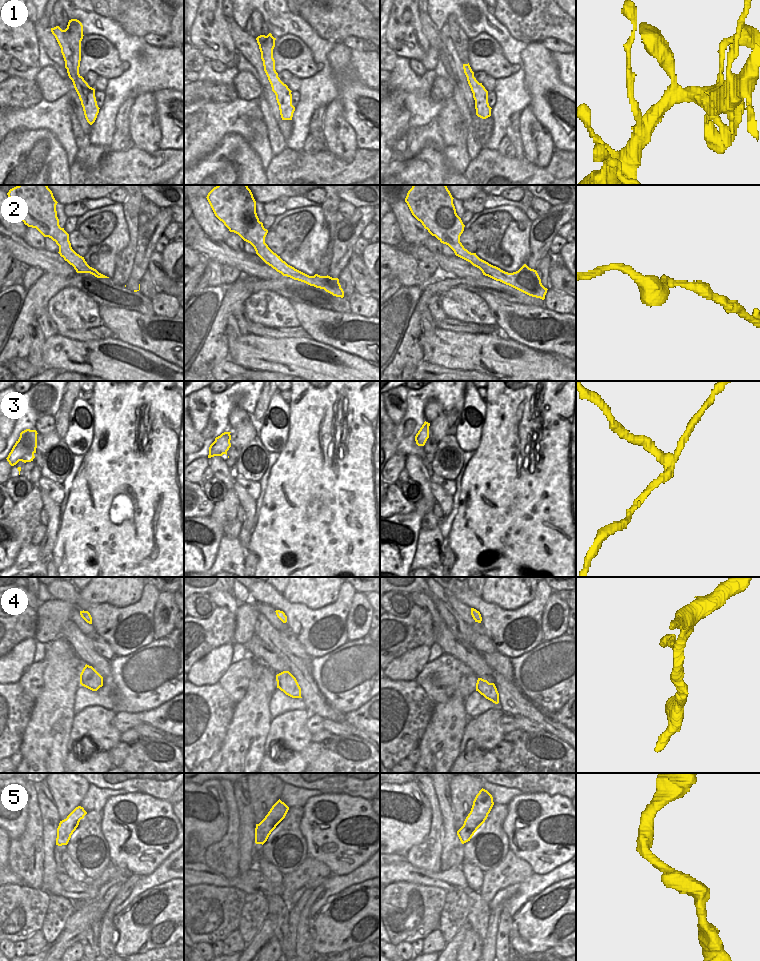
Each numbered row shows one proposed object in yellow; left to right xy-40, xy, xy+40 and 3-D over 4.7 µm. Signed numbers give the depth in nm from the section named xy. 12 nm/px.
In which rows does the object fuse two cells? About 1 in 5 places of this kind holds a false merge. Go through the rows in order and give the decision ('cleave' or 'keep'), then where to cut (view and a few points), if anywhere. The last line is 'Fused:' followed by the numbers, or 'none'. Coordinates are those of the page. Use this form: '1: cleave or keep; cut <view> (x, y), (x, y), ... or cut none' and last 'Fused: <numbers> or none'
1: keep; cut none
2: keep; cut none
3: cleave; cut xy-40 (18, 440), (29, 450), (19, 460)
4: keep; cut none
5: keep; cut none
Fused: 3

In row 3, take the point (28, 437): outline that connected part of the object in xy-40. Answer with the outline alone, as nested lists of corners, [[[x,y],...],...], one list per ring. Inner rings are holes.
[[[26,429],[20,433],[18,441],[22,442],[26,449],[30,451],[26,453],[20,461],[26,463],[31,462],[35,458],[34,454],[36,453],[37,448],[37,431]]]

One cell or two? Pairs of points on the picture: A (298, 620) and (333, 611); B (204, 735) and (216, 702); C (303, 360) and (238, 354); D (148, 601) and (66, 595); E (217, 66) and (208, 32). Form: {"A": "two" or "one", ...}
{"A": "one", "B": "one", "C": "one", "D": "one", "E": "two"}

